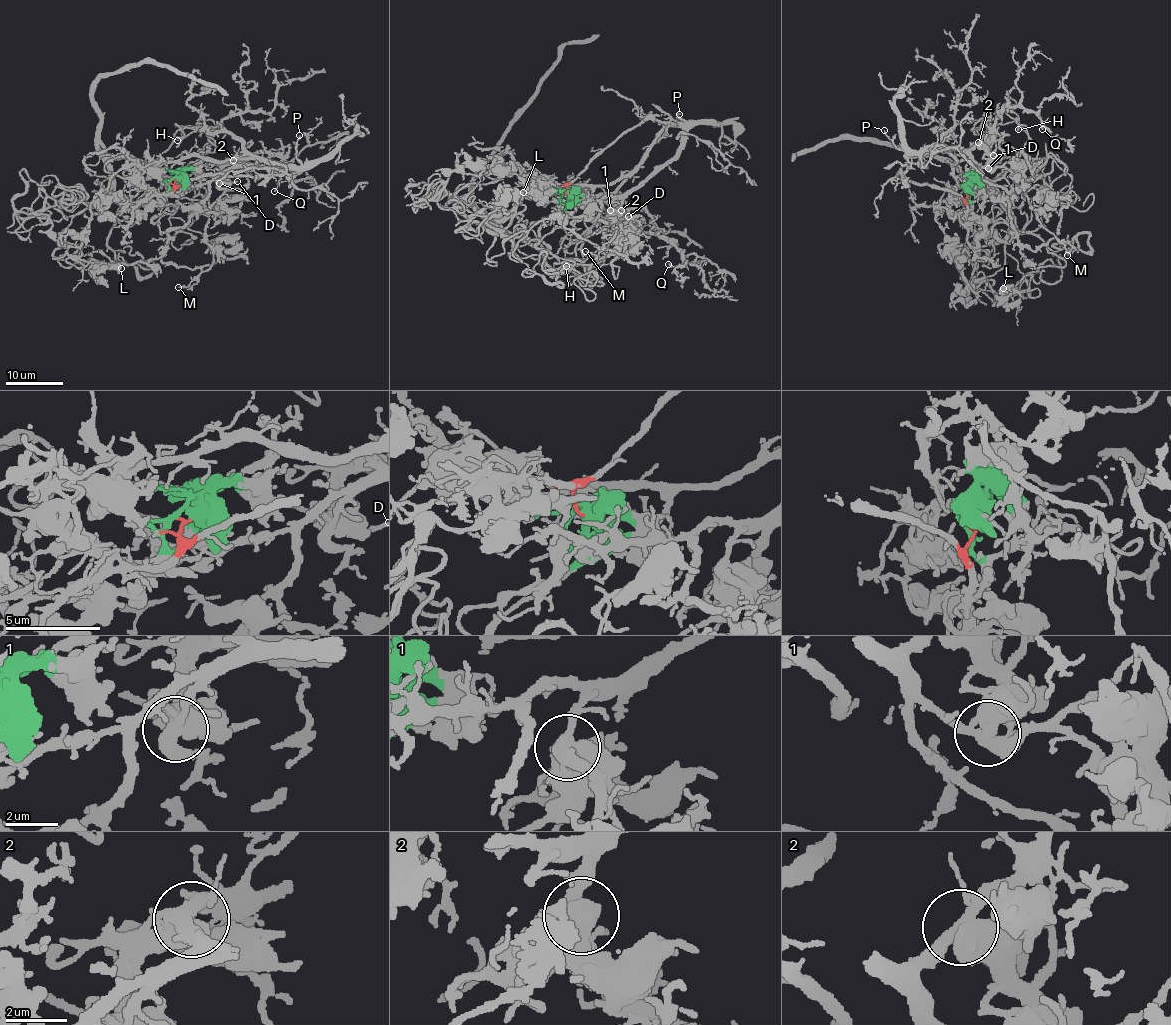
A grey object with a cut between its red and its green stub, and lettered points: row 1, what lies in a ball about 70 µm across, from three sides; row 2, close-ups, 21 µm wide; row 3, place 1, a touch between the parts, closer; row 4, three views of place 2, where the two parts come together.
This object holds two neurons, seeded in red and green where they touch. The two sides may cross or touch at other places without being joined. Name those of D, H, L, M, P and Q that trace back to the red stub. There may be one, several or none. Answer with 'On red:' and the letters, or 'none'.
On red: M, P, Q

